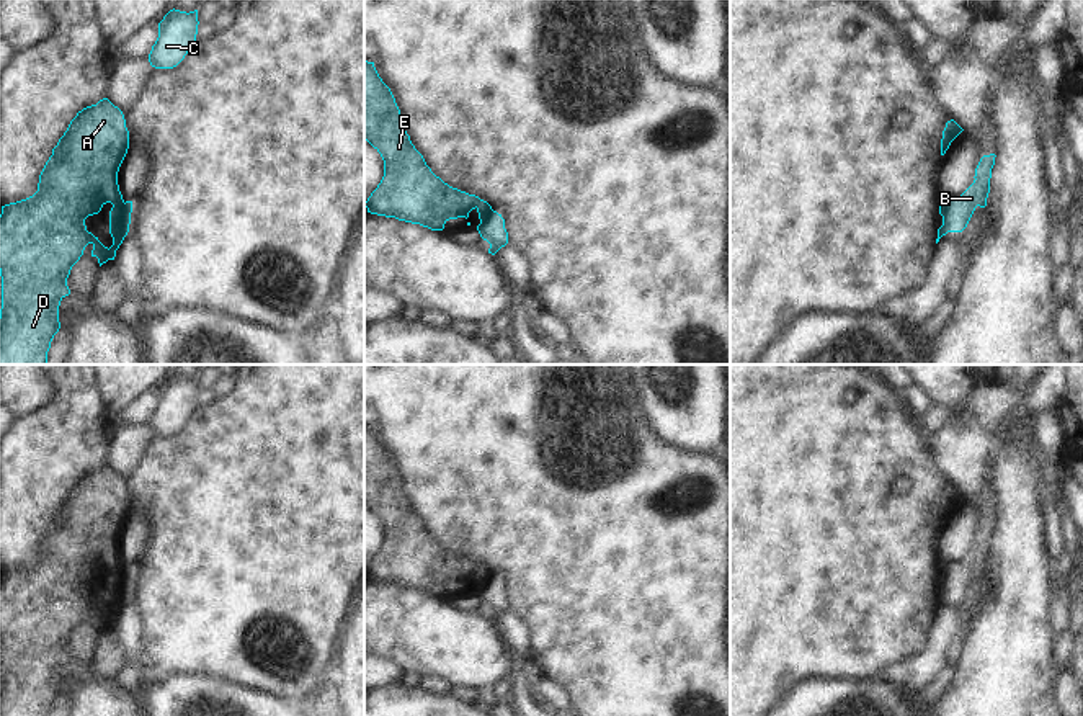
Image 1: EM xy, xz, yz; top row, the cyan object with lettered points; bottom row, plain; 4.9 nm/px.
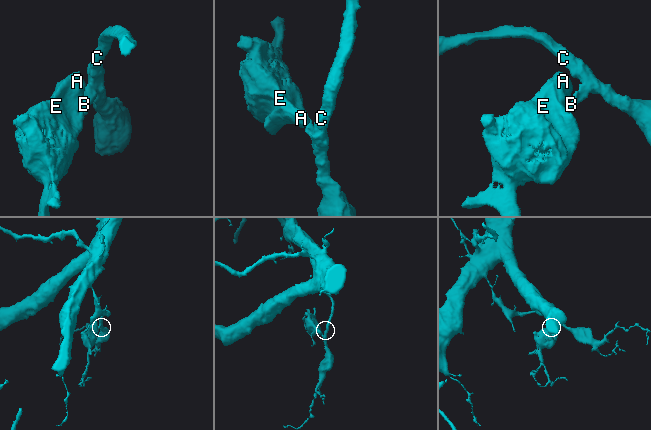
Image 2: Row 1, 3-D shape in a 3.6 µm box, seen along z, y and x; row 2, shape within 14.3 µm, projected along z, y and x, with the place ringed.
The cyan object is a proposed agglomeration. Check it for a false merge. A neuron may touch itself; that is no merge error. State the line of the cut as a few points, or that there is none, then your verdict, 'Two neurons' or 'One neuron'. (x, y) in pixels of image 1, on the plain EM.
Split along xz (494, 577), (481, 587). Two neurons

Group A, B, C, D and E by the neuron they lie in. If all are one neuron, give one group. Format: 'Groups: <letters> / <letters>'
Groups: A D E / B C

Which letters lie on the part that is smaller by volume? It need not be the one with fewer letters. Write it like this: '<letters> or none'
A, D, E

